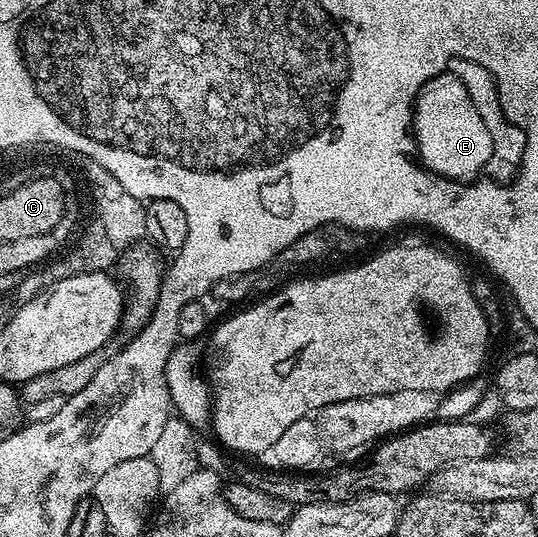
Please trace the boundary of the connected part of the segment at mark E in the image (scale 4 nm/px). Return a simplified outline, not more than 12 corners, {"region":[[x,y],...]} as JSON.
{"region":[[460,78],[417,94],[412,132],[428,170],[464,183],[495,156]]}

